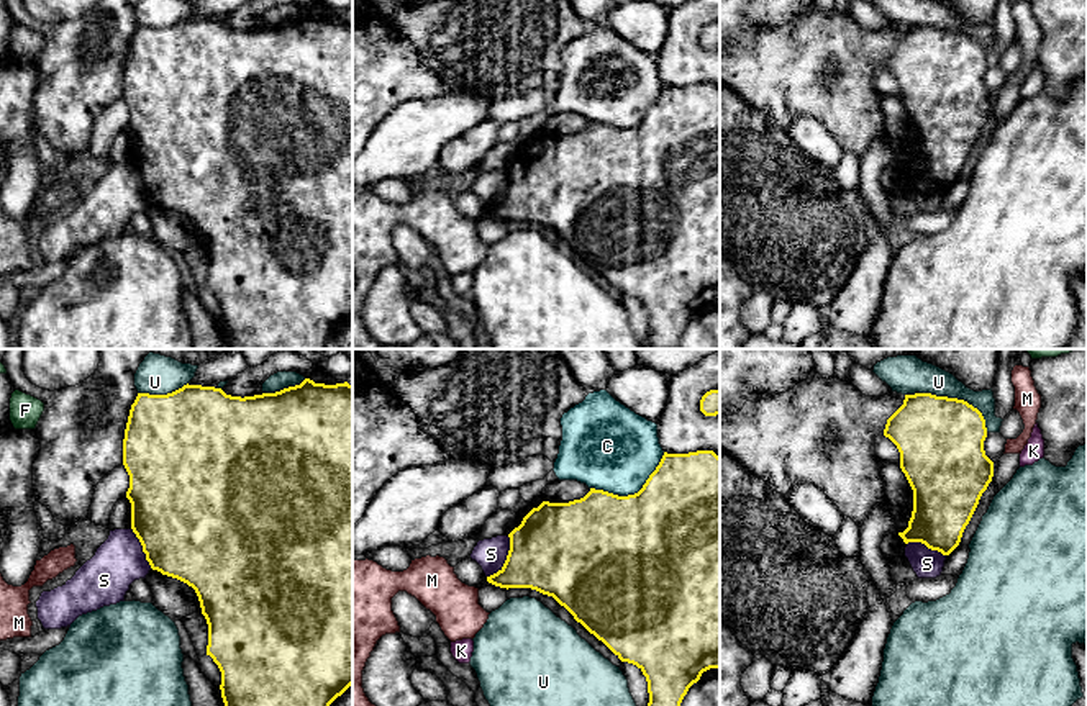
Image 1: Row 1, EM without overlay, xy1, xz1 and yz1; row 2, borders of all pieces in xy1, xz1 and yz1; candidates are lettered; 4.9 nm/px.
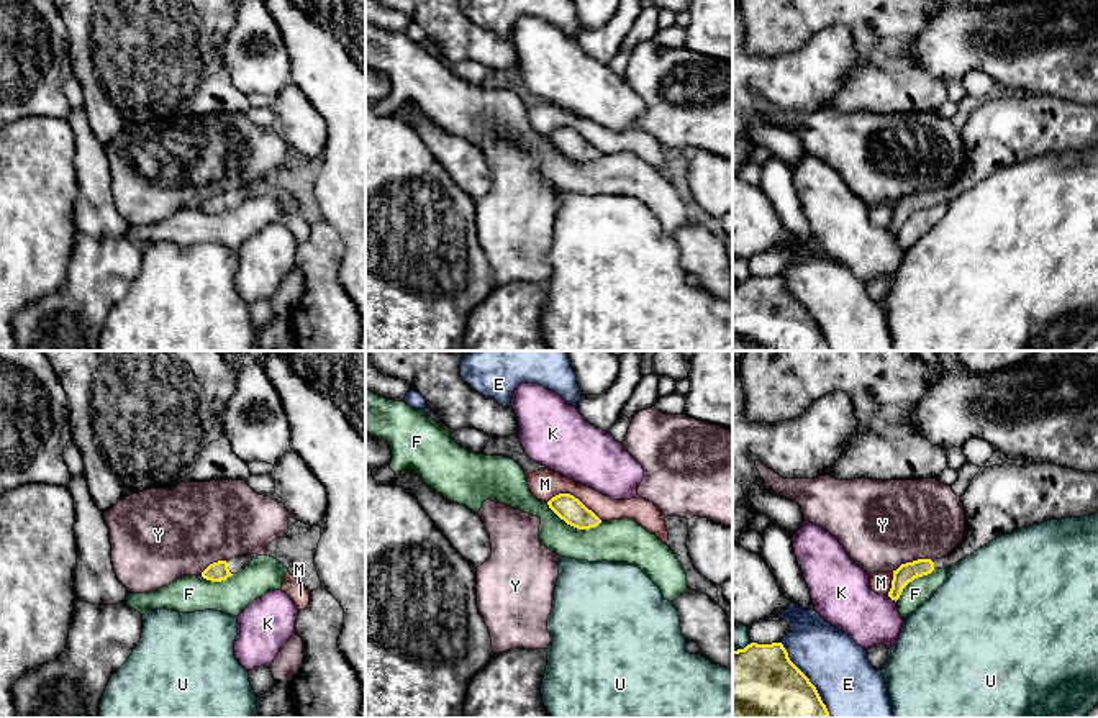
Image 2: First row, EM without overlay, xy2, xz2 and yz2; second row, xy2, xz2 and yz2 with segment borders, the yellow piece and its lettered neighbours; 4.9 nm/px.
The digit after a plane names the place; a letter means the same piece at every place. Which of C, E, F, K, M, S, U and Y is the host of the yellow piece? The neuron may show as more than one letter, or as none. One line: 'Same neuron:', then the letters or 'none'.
Same neuron: none

